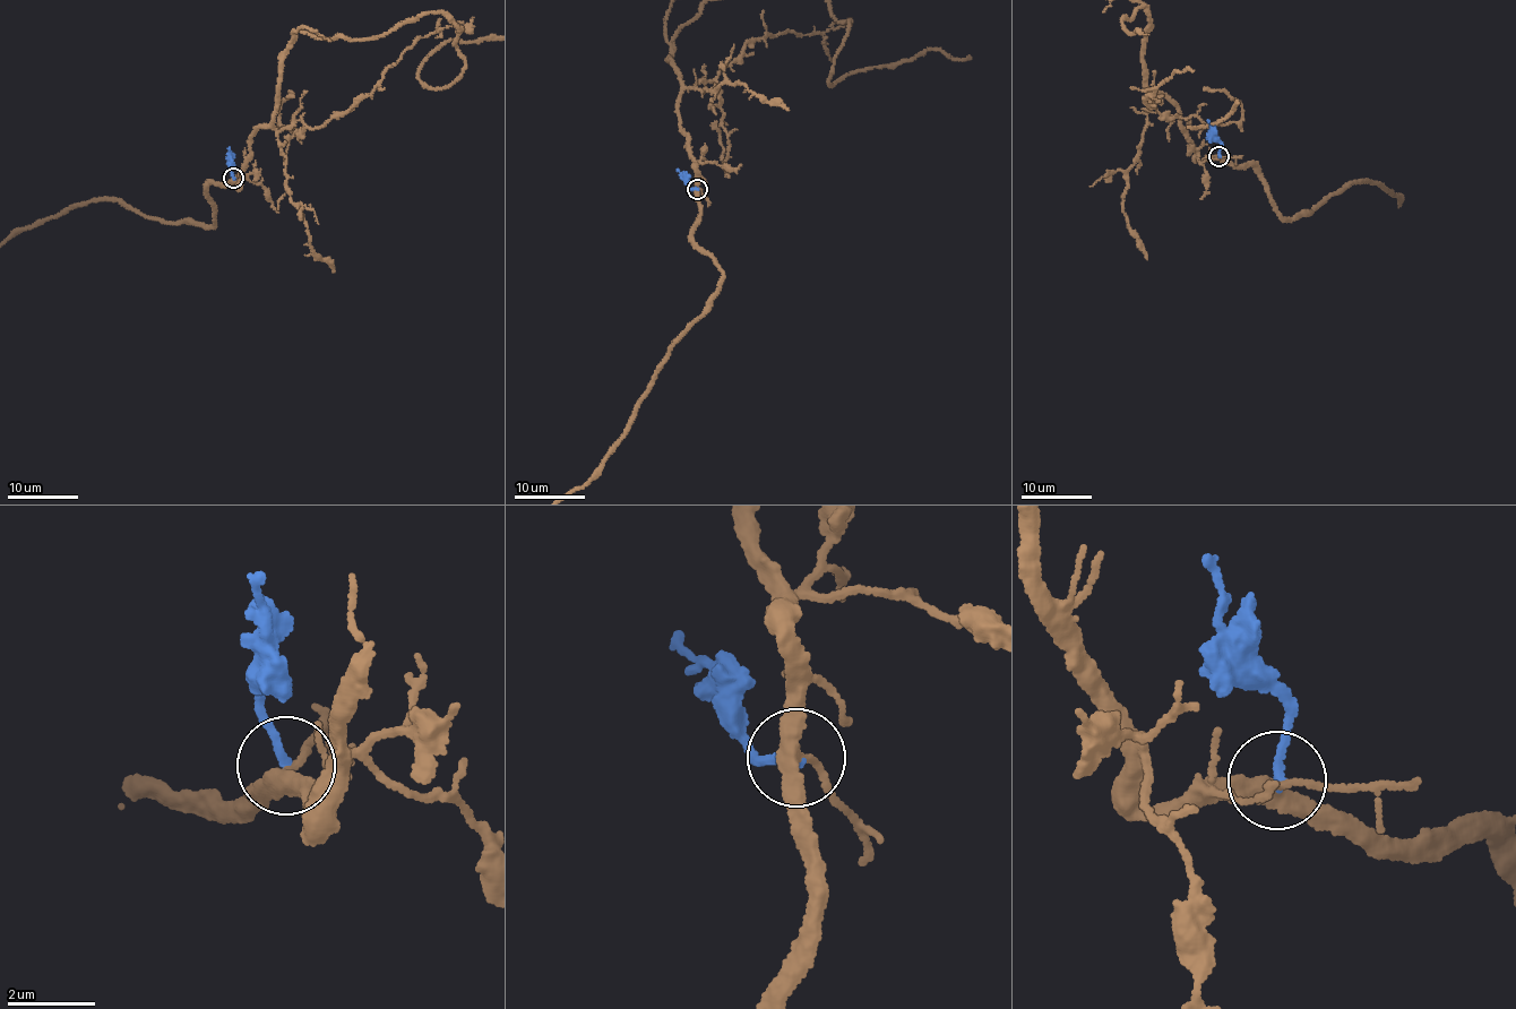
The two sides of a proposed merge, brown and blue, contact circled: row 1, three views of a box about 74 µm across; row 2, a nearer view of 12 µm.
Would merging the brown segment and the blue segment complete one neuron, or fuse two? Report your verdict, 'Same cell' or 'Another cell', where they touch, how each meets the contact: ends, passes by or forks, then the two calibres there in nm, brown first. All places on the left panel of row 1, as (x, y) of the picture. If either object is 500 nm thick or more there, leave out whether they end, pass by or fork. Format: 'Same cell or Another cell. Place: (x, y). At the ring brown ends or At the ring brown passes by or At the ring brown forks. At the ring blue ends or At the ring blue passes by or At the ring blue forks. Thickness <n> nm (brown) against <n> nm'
Another cell. Place: (233, 178). At the ring brown forks. At the ring blue ends. Thickness 300 nm (brown) against 190 nm

